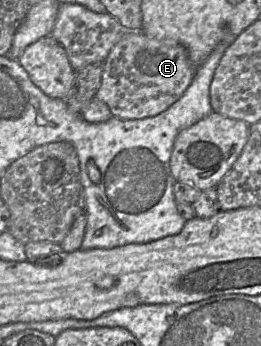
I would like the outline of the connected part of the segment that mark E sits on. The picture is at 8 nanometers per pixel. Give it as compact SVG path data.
M125 30L103 63L101 84L95 98L104 102L112 115L120 119L153 117L184 94L196 69L186 48L176 41L150 38L141 30Z

